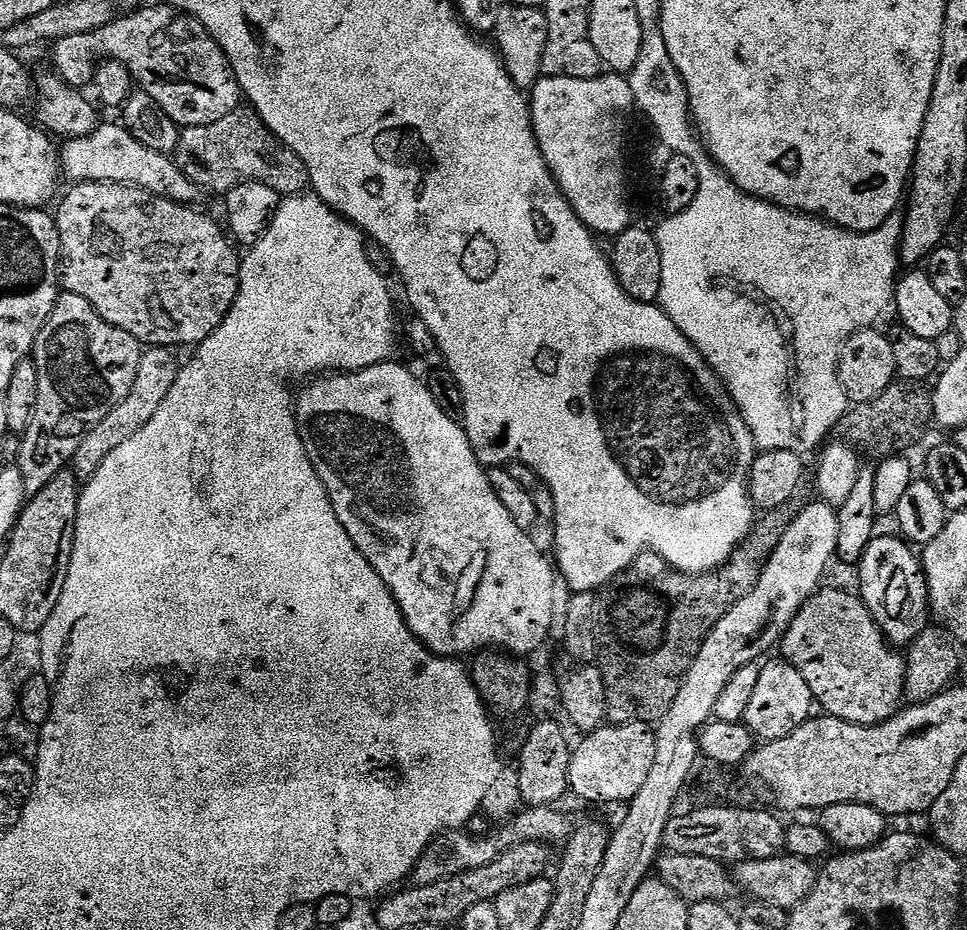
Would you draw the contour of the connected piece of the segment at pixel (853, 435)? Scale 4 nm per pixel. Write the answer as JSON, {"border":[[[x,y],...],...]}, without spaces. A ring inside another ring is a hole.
{"border":[[[900,378],[870,403],[855,403],[849,407],[836,428],[853,447],[874,450],[876,457],[883,458],[908,451],[906,449],[919,438],[932,419],[932,396],[927,383],[923,380]]]}

